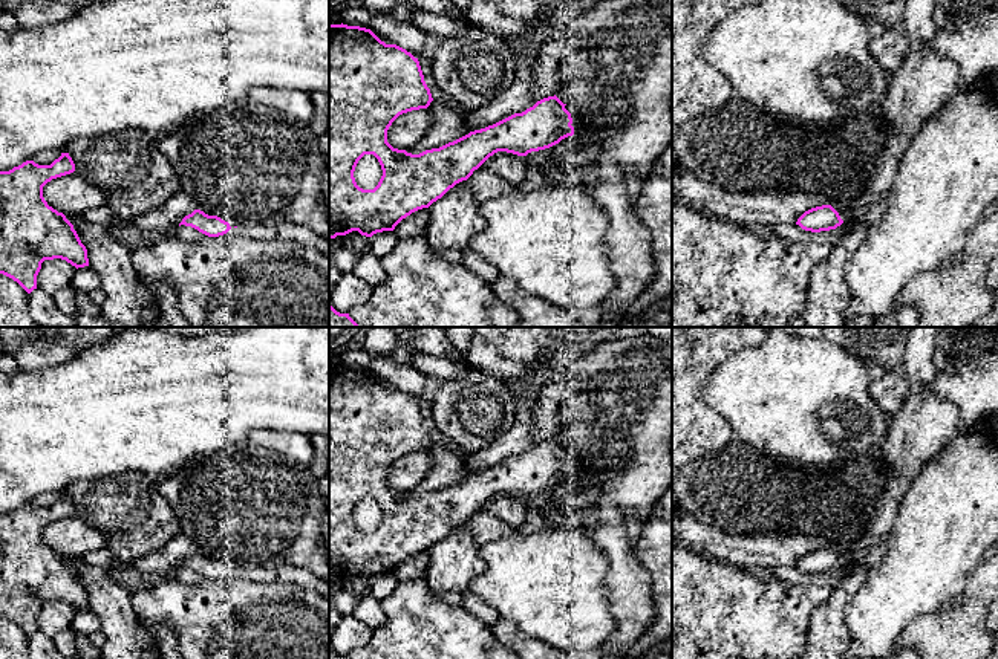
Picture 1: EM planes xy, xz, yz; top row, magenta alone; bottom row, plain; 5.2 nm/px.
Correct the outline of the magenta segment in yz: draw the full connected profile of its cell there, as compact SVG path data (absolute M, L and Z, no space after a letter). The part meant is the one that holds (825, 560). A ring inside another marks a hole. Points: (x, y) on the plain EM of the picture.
M822 547L805 553L796 564L802 572L811 575L830 573L840 569L843 563L831 547Z

